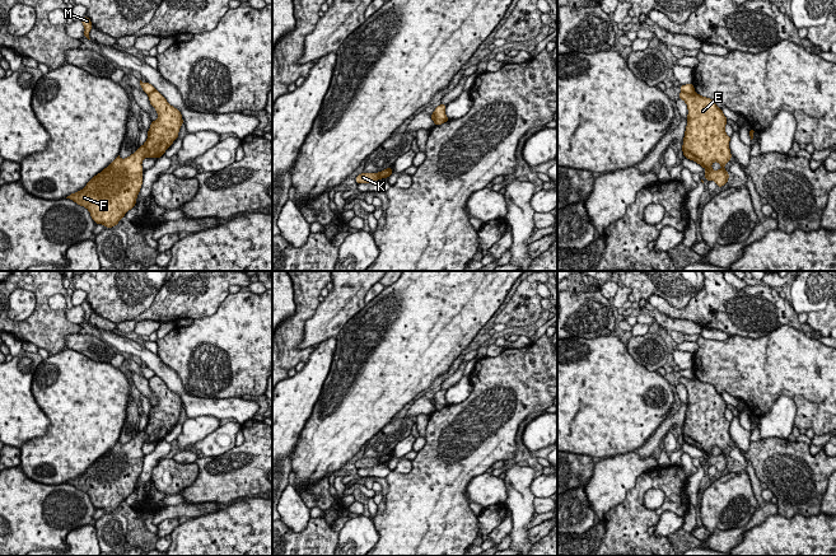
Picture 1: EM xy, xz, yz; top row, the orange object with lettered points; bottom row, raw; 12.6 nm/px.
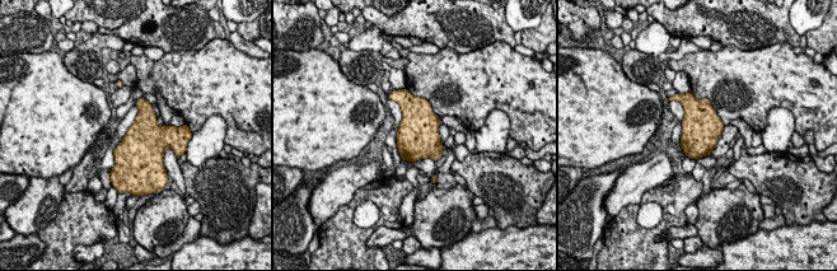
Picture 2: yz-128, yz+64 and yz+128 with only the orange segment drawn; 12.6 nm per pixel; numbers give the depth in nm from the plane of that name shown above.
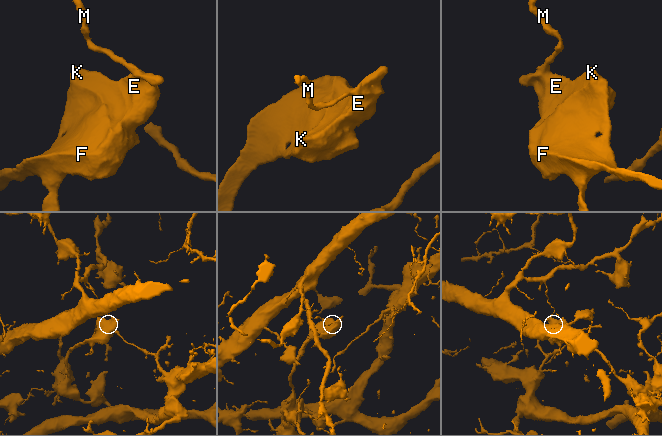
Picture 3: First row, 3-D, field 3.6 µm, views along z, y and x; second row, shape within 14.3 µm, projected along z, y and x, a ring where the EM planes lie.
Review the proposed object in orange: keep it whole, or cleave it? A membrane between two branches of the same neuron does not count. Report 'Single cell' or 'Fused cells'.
Fused cells

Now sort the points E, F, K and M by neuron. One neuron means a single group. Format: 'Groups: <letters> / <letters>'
Groups: E F K / M

